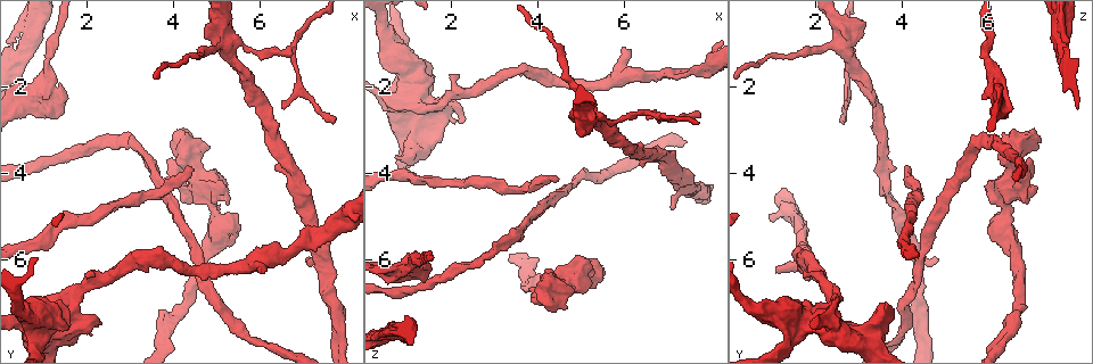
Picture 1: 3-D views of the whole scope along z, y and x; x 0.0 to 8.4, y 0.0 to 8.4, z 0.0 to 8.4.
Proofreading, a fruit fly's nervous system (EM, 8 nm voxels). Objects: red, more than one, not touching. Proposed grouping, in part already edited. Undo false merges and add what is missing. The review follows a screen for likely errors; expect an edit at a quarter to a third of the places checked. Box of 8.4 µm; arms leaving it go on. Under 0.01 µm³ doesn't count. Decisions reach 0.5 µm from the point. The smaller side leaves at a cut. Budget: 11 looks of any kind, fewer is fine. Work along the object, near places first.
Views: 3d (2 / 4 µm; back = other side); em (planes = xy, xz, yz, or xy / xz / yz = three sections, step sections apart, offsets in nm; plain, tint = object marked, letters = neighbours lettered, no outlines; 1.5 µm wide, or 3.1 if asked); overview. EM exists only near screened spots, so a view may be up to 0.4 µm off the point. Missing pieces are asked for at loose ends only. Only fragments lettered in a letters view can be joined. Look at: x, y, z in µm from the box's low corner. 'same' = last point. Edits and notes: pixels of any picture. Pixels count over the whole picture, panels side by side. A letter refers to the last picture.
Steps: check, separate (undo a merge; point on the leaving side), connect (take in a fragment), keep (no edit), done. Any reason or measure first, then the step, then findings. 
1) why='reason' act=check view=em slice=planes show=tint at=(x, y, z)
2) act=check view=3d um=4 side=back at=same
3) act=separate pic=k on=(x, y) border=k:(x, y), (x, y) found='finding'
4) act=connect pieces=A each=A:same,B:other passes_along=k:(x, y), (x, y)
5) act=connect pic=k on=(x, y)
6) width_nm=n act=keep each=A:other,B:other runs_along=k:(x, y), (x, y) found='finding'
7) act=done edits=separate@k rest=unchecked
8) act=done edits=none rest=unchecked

why='an open end' act=check view=em slice=planes show=plain at=(3.85, 3.75, 6.85)

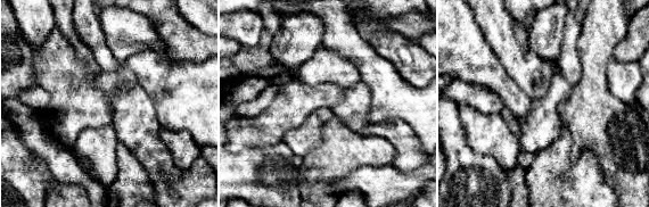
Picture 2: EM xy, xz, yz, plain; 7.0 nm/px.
act=check view=em slice=planes show=letters at=same

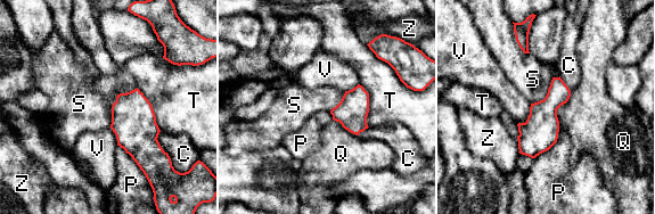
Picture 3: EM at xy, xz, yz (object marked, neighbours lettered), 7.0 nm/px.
longest_contact=T:360nm act=keep each=C:other,P:other,Q:other,S:other,T:other,V:other,Z:other border=3:(137, 88), (116, 97), (109, 126) found='none of them fits'

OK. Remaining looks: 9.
why='a fork' act=check view=3d um=2 at=(5.95, 6.00, 1.75)

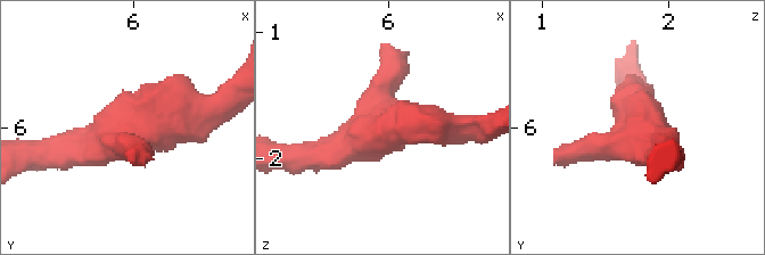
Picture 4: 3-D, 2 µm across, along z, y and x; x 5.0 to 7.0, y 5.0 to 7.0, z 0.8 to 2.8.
act=check view=em slice=xz step=4 show=tint at=(5.92, 6.04, 1.74)

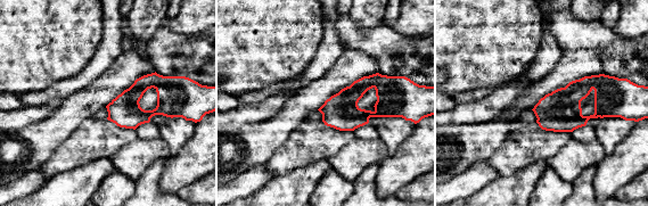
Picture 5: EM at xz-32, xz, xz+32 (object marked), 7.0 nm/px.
why='see the neighbours' act=check view=em slice=xz step=4 show=letters at=same

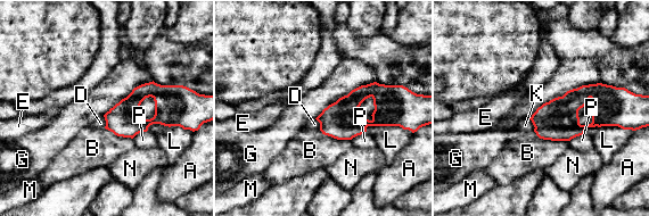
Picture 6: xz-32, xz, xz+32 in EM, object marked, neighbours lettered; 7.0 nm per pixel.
width_nm=280 act=keep each=A:other,B:other,D:other,E:other,G:other,K:other,L:other,M:other,N:other,P:other border=6:(599, 82), (543, 102), (530, 118) found='all the same cell'

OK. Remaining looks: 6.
why='long arm stops here' act=check view=em slice=planes show=plain at=(4.50, 3.95, 4.10)

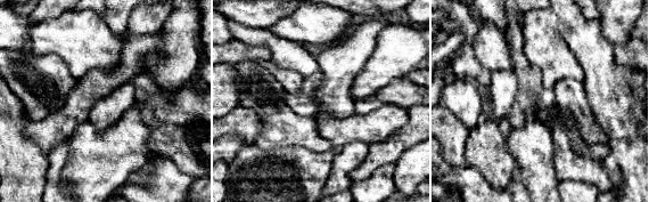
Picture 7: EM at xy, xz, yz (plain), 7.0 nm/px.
why='what lies round it' act=check view=em slice=planes show=letters at=same

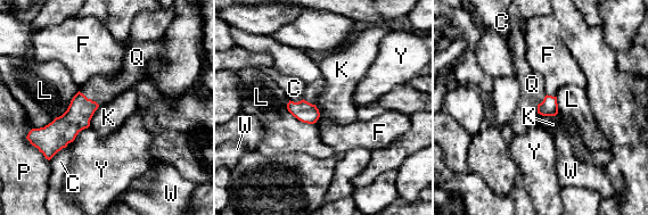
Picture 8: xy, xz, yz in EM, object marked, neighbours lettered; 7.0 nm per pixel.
act=connect pieces=Q each=C:other,F:other,K:other,L:other,P:other,Q:same,W:other,Y:other passes_along=8:(81, 109), (89, 99), (99, 89) found='it goes on there'

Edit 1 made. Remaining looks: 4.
why='see it whole again' act=check view=overview

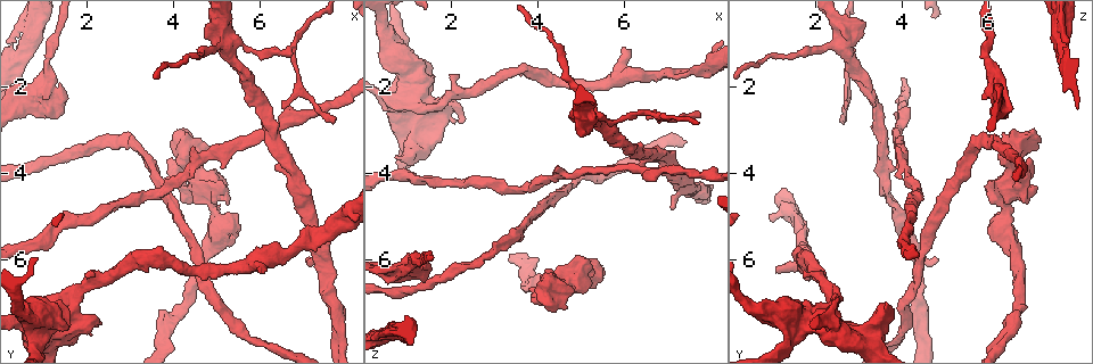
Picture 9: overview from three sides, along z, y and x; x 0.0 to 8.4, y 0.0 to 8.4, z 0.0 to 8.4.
why='branch stops here' act=check view=3d um=4 at=(5.45, 5.20, 6.20)

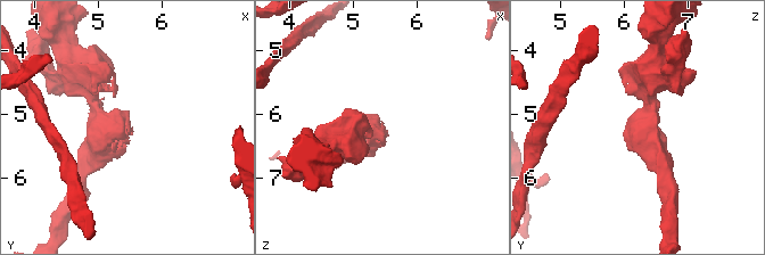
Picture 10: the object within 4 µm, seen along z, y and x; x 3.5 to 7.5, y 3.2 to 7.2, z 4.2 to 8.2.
act=check view=em slice=planes show=letters at=(5.45, 5.15, 6.15)

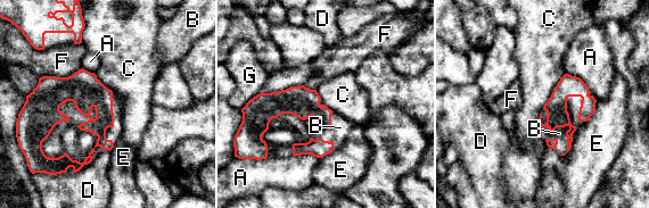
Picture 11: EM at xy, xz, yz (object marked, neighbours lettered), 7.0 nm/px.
width_nm=180 longest_contact=B:360nm act=connect pieces=B each=A:other,B:same,C:other,D:other,E:other,F:other,G:other found='it goes on there'

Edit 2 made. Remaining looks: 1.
act=done edits=connect@8,connect@11 rest=unchecked

